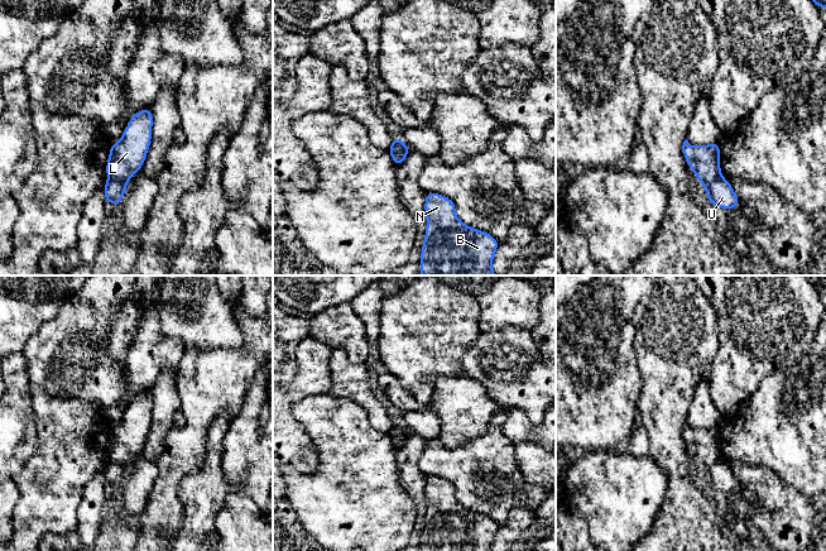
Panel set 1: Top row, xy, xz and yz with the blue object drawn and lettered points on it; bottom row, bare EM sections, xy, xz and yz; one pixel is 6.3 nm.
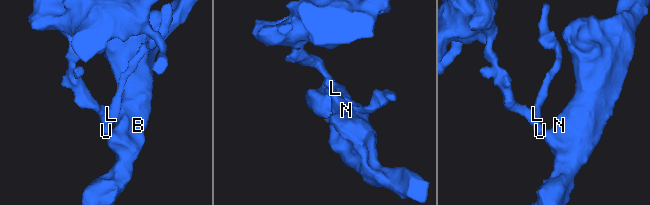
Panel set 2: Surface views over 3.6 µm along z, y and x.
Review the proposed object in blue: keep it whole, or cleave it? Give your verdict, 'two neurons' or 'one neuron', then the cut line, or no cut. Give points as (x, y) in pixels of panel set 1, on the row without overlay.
two neurons | xz (389, 430), (407, 435)

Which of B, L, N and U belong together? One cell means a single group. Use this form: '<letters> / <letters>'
B N U / L

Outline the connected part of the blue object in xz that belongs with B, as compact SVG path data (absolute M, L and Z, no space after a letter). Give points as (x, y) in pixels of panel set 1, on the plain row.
M426 475L427 509L421 533L421 551L491 551L499 524L484 513L462 507L455 494L452 483L436 475Z

